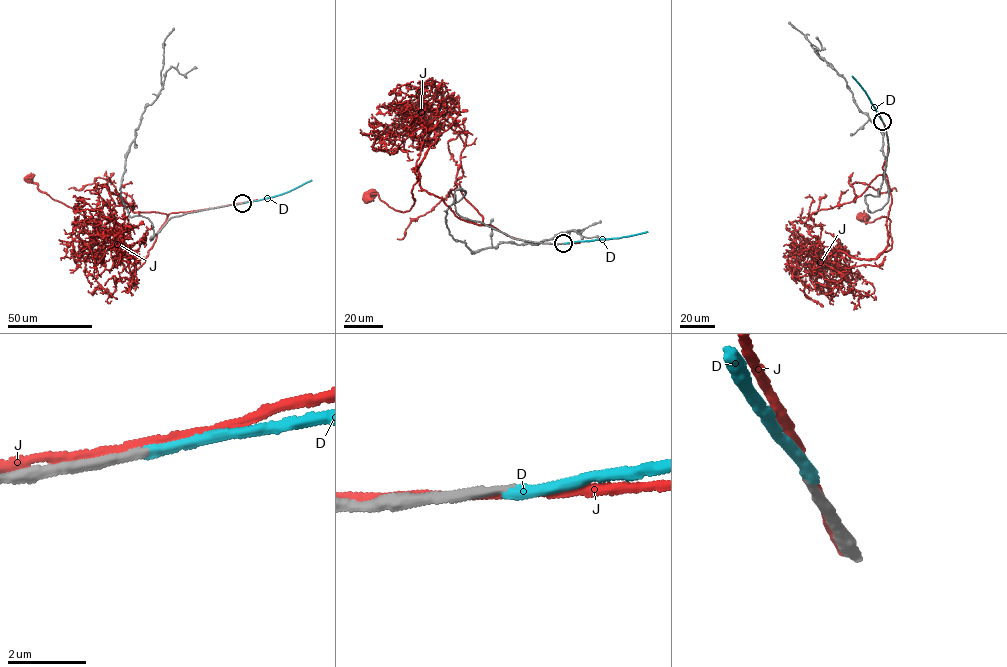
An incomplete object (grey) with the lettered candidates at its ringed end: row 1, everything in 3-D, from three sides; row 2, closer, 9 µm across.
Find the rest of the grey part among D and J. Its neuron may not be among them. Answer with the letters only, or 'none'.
D

